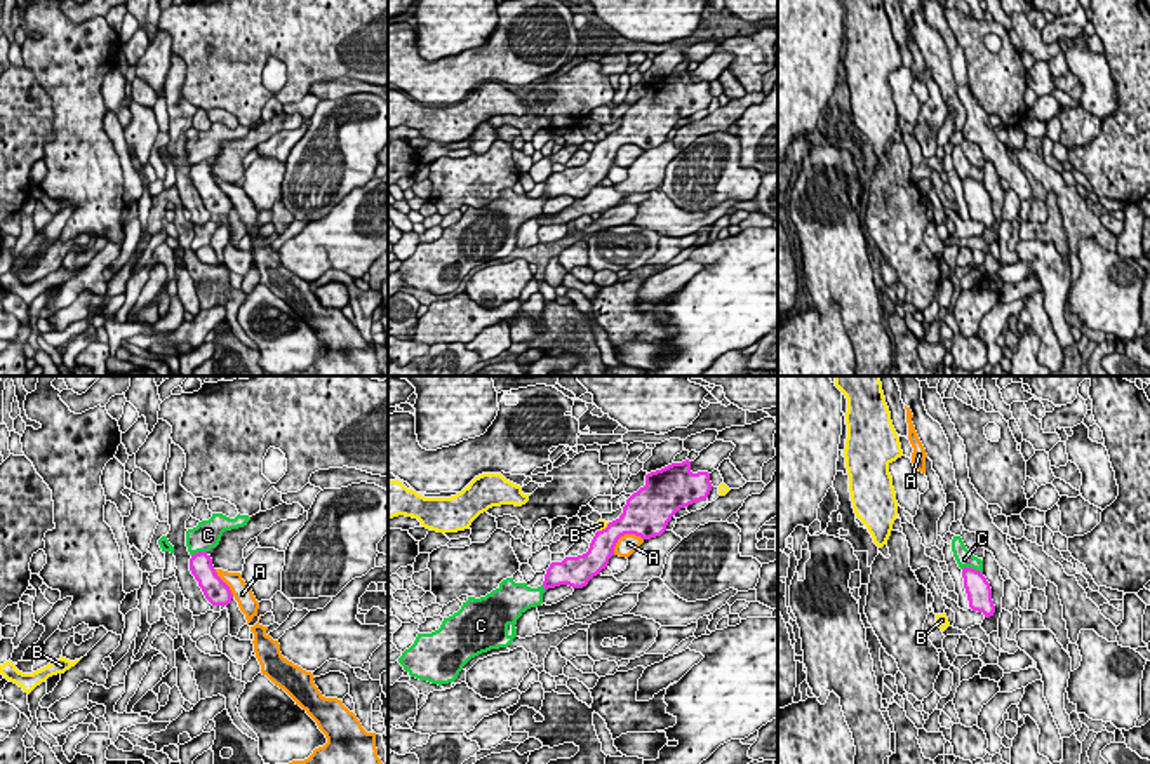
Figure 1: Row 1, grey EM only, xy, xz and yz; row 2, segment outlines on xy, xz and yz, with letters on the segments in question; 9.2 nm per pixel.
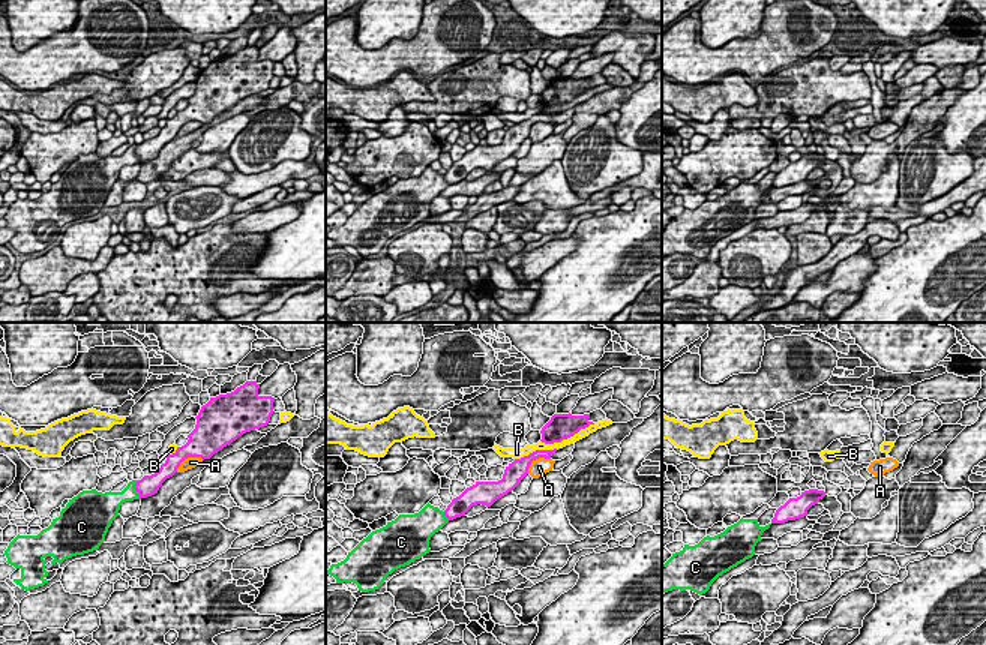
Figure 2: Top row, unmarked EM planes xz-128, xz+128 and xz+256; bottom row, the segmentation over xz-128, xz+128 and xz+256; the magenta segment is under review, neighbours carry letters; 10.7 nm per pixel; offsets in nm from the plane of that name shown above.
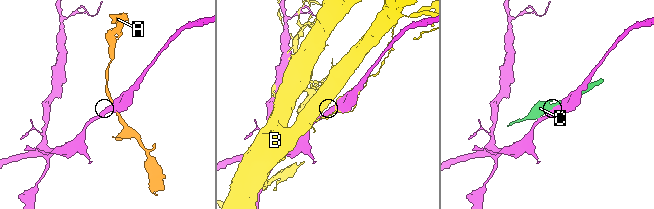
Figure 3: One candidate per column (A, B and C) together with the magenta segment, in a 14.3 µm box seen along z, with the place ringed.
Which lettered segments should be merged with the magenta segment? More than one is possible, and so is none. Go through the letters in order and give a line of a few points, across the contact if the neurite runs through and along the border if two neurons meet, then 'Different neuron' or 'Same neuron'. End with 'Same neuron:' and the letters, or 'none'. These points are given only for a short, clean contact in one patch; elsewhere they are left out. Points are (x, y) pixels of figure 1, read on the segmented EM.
A: Different neuron
B: Different neuron
C: Different neuron
Same neuron: none

